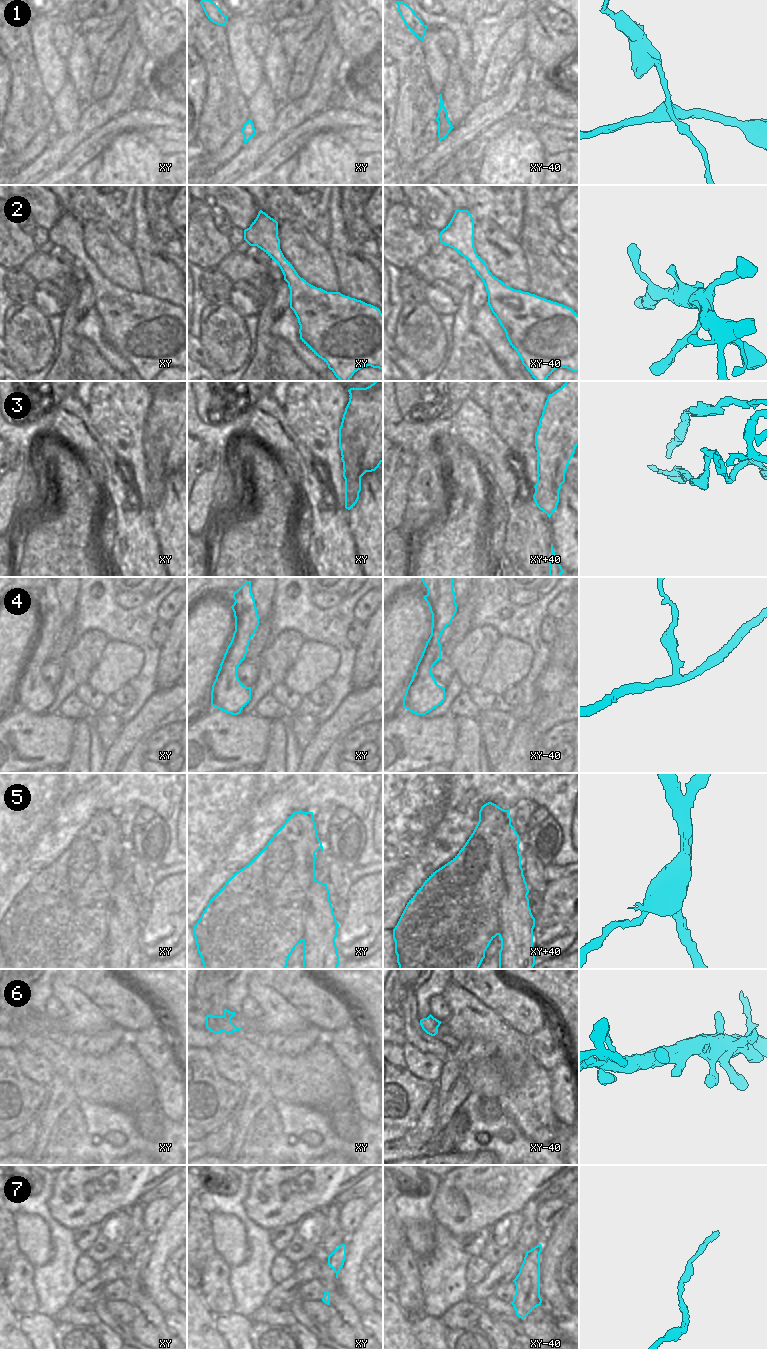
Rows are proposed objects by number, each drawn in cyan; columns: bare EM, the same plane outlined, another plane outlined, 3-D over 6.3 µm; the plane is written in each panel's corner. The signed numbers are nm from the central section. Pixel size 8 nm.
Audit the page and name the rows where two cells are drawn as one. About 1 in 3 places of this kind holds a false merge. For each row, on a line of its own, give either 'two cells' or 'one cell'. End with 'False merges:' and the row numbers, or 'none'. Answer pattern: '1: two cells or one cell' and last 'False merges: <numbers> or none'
1: two cells
2: one cell
3: two cells
4: one cell
5: two cells
6: one cell
7: one cell
False merges: 1, 3, 5

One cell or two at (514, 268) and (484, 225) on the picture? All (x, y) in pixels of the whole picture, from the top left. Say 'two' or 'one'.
one

